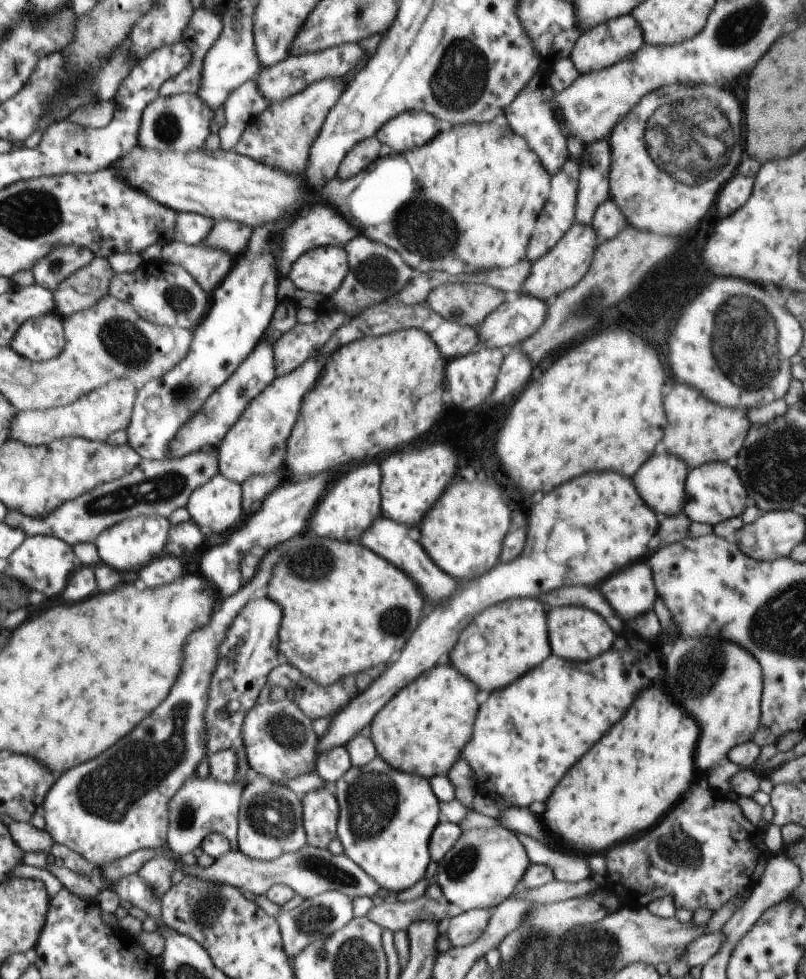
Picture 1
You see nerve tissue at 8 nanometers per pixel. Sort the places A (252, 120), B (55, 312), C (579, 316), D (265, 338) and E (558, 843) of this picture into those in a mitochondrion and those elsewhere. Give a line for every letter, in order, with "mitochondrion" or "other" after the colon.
A: other
B: other
C: mitochondrion
D: other
E: other

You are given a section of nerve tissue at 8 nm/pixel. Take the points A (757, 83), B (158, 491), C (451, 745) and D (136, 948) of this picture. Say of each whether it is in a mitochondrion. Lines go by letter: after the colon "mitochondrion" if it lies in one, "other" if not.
A: other
B: mitochondrion
C: other
D: other

